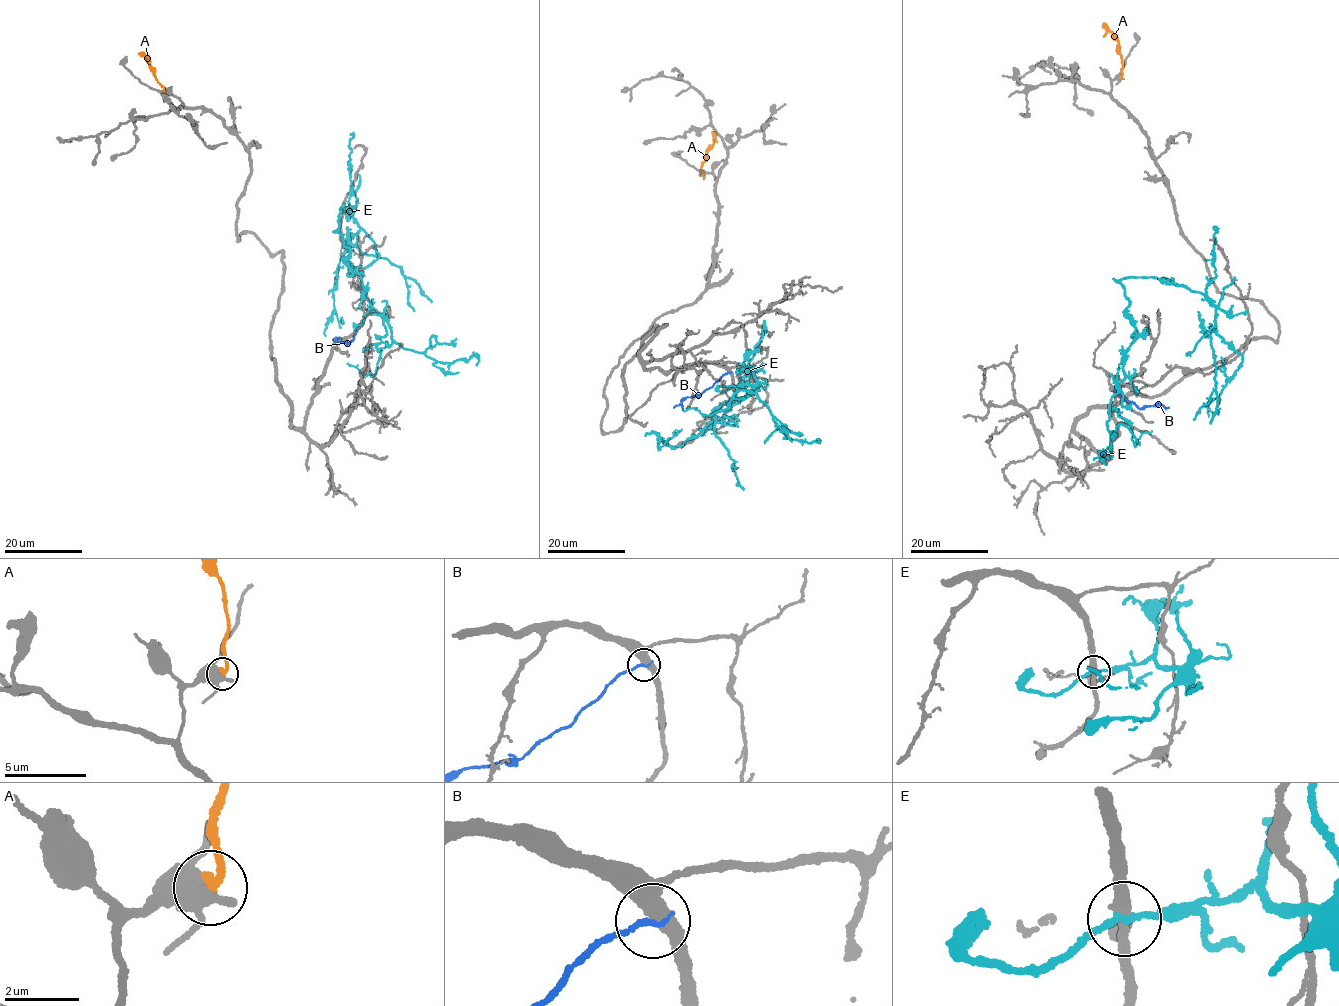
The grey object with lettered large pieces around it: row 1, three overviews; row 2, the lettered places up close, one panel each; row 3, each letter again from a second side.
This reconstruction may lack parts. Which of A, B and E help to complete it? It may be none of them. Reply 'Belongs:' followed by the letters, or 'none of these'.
Belongs: A

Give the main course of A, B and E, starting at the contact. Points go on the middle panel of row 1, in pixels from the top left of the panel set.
A: (701, 175), (701, 166), (713, 144), (711, 132)
B: (729, 372), (700, 394), (687, 396), (674, 407)
E: (733, 386), (749, 380), (764, 328), (722, 424), (659, 449), (669, 437)

